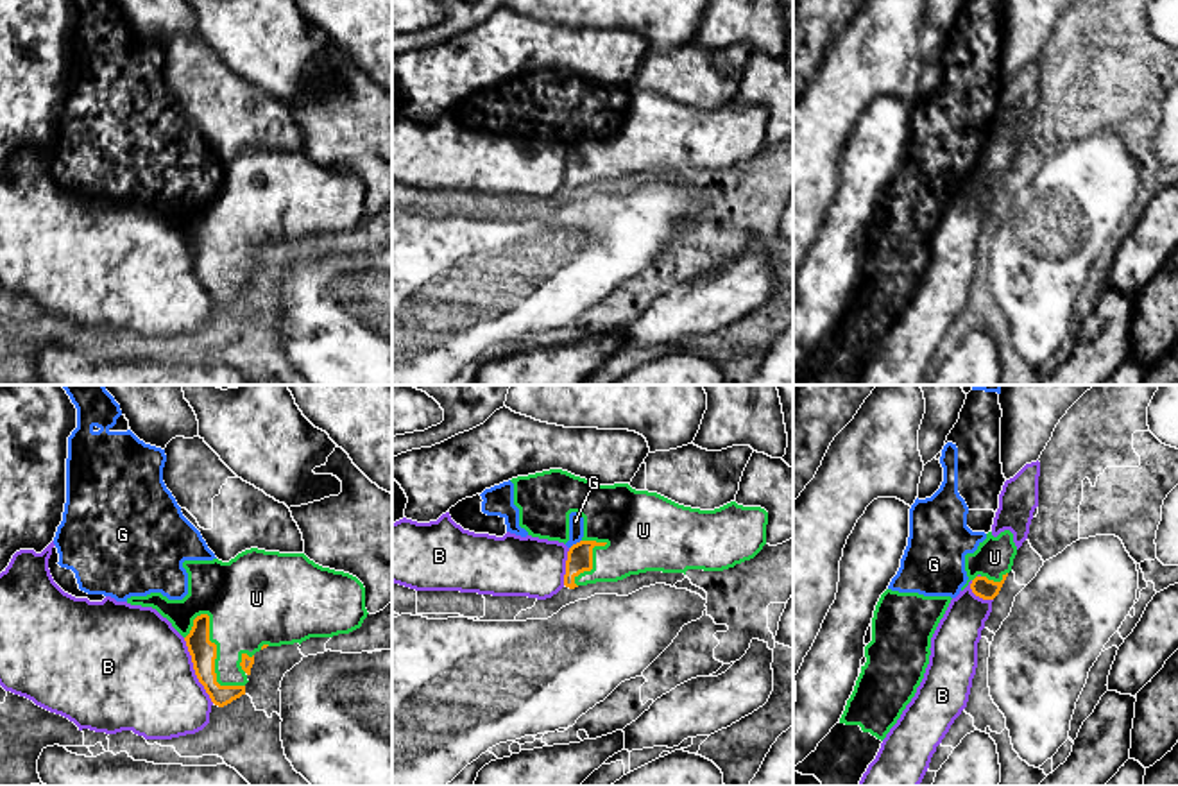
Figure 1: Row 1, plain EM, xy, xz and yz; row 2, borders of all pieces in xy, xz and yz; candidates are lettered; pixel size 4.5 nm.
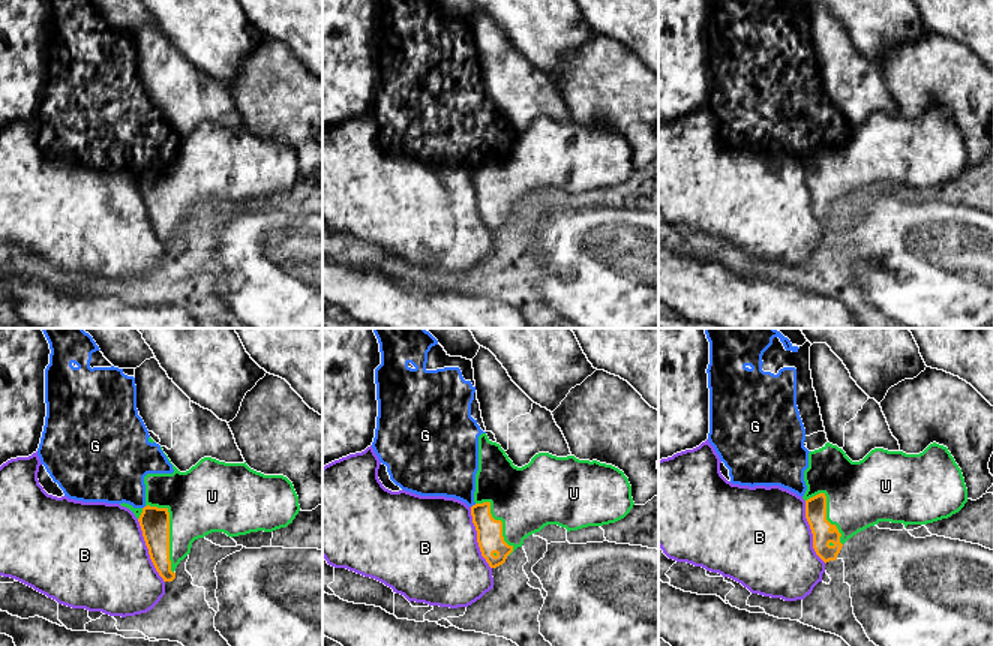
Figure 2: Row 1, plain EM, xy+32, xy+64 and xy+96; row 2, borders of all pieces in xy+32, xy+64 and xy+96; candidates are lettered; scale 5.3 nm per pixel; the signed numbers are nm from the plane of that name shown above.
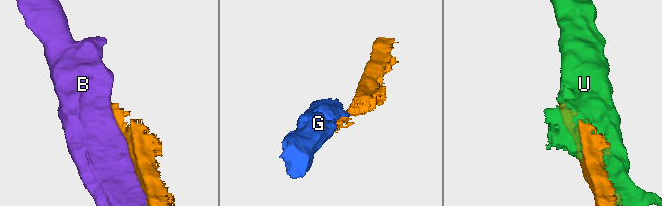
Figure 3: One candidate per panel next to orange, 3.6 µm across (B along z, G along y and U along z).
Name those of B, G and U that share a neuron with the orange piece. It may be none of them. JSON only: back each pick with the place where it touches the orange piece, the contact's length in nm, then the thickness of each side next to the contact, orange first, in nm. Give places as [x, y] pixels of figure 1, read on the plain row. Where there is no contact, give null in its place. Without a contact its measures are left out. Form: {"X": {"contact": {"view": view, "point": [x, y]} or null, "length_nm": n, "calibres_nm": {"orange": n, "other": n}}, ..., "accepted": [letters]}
{"U": {"contact": {"view": "xy", "point": [215, 256]}, "length_nm": 380, "calibres_nm": {"orange": 120, "other": 340}}, "accepted": ["U"]}

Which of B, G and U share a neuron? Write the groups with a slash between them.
B / G / U

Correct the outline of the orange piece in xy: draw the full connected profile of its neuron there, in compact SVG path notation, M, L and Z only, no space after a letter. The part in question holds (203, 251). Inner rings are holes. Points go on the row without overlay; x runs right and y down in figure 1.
M251 147L229 161L184 159L183 167L188 172L183 199L150 192L127 202L152 206L172 222L218 306L245 294L256 251L349 233L369 213L356 175L322 167L304 152Z

